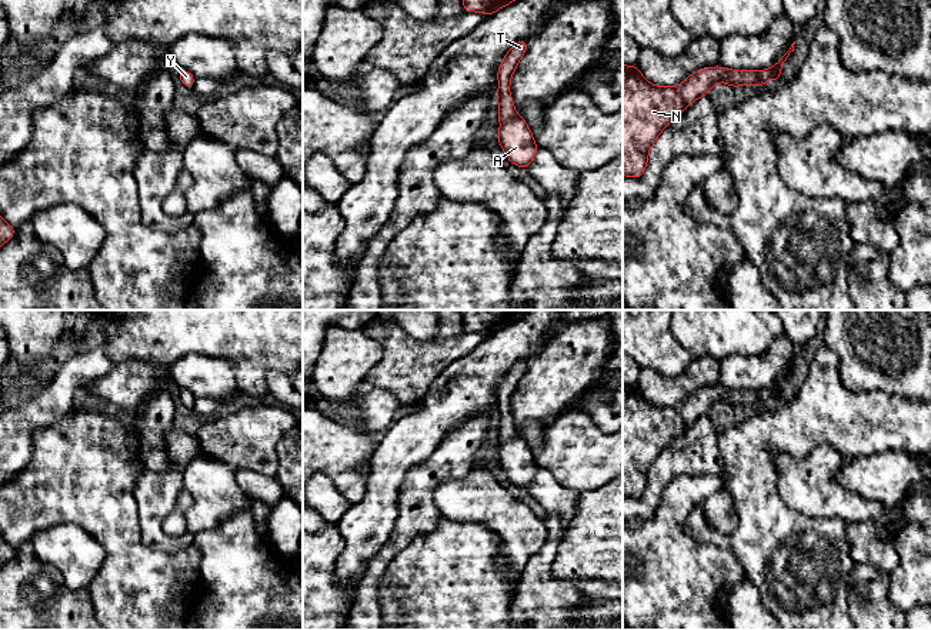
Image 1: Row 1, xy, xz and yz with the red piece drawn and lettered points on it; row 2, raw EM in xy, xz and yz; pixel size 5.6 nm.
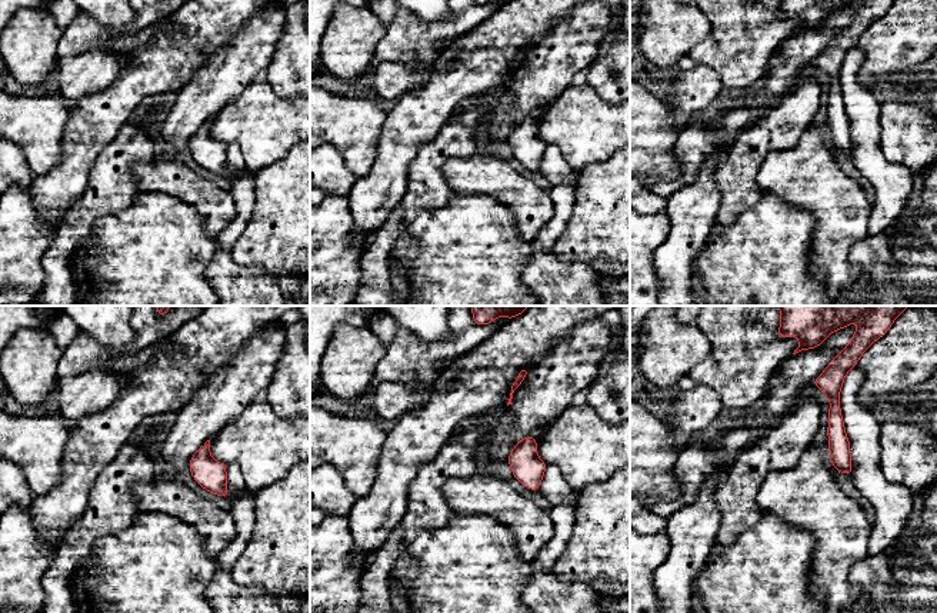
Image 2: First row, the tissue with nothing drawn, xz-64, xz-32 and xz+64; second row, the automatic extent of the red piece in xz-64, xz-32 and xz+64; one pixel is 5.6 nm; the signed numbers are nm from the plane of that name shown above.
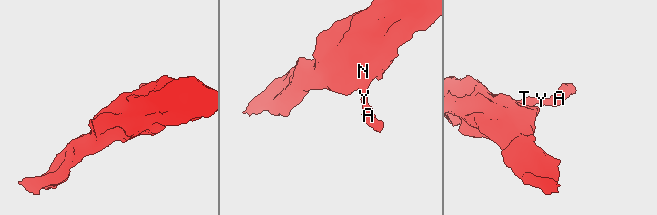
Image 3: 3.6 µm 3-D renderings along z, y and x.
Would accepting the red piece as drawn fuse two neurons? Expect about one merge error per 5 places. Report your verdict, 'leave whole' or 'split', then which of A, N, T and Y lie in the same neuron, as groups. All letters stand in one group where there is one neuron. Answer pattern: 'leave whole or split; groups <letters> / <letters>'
leave whole; groups A N T Y

